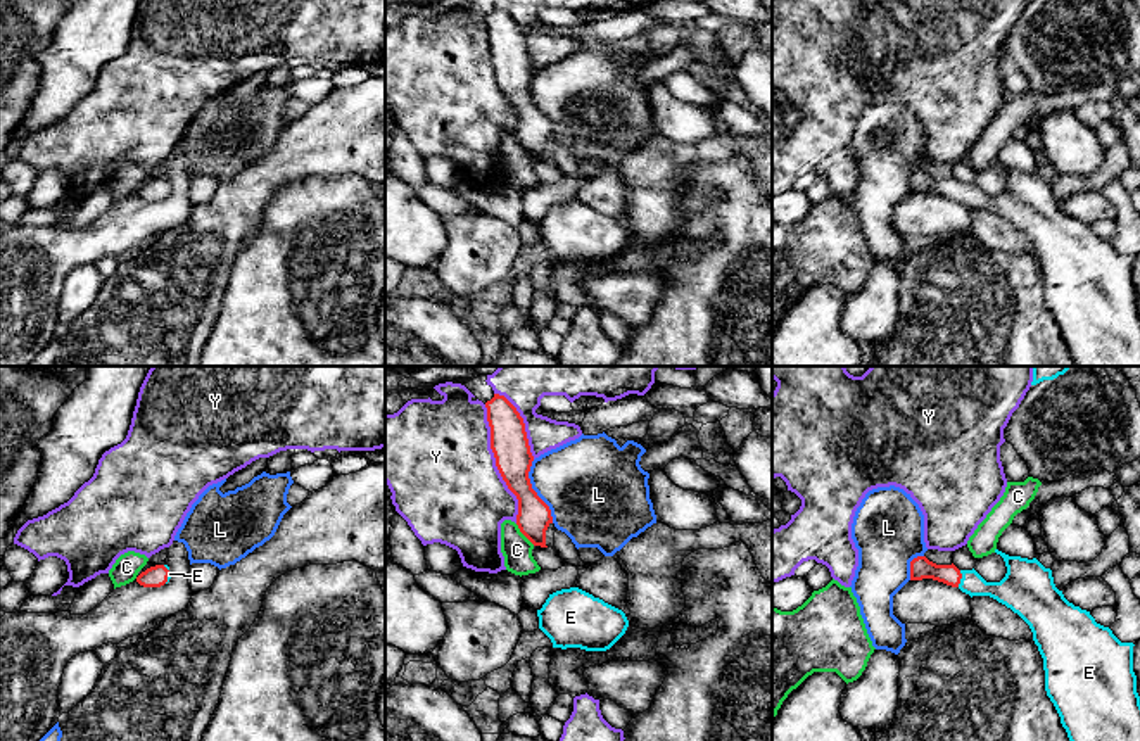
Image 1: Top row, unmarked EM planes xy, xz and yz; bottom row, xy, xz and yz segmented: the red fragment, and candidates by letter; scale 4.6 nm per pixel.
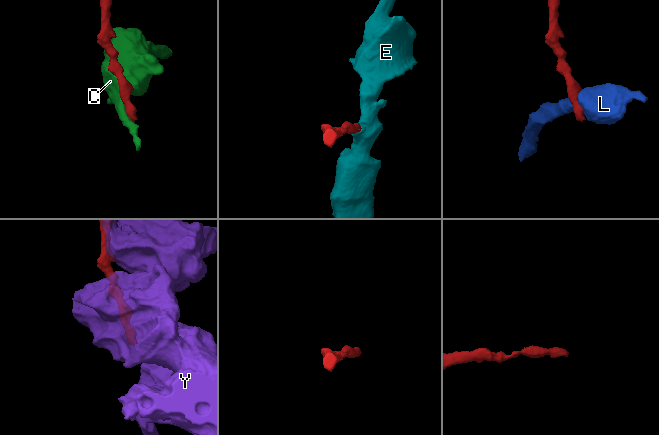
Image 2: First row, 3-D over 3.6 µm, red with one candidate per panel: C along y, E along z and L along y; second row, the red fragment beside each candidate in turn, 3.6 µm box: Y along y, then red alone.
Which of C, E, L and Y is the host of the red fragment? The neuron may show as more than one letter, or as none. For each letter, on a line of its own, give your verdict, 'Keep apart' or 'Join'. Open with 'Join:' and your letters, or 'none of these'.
Join: E
C: Keep apart
E: Join
L: Keep apart
Y: Keep apart

